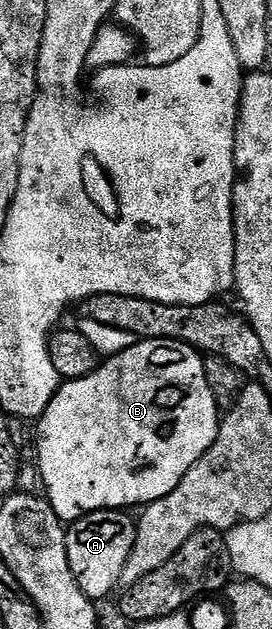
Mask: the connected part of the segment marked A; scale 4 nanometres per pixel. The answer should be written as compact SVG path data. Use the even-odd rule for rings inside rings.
M97 510L91 514L83 514L69 523L66 531L68 564L84 596L101 600L108 597L114 589L119 589L124 564L128 564L128 556L132 552L132 544L138 531L135 519L128 515L126 510Z

